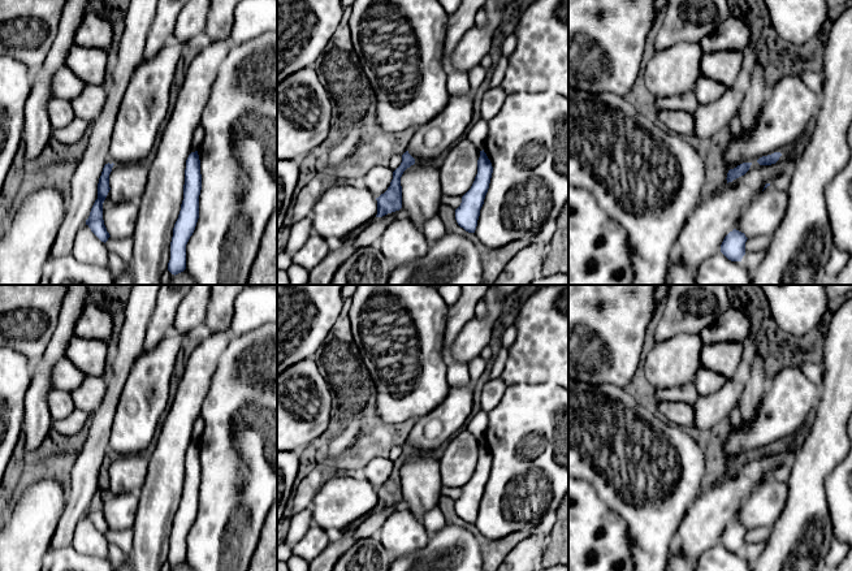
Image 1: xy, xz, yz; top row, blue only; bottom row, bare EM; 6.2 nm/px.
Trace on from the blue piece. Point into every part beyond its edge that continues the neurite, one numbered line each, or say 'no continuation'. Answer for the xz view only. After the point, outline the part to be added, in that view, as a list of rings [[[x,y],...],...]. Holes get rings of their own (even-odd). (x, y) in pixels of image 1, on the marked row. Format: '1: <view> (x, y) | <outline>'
no continuation

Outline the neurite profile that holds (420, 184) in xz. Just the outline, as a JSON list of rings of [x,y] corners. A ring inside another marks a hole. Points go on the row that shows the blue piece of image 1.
[[[415,163],[401,177],[402,208],[416,226],[437,216],[441,207],[441,178],[433,163]]]

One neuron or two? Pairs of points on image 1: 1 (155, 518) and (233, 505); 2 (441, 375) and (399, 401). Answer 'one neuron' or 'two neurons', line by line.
1: two neurons
2: one neuron

